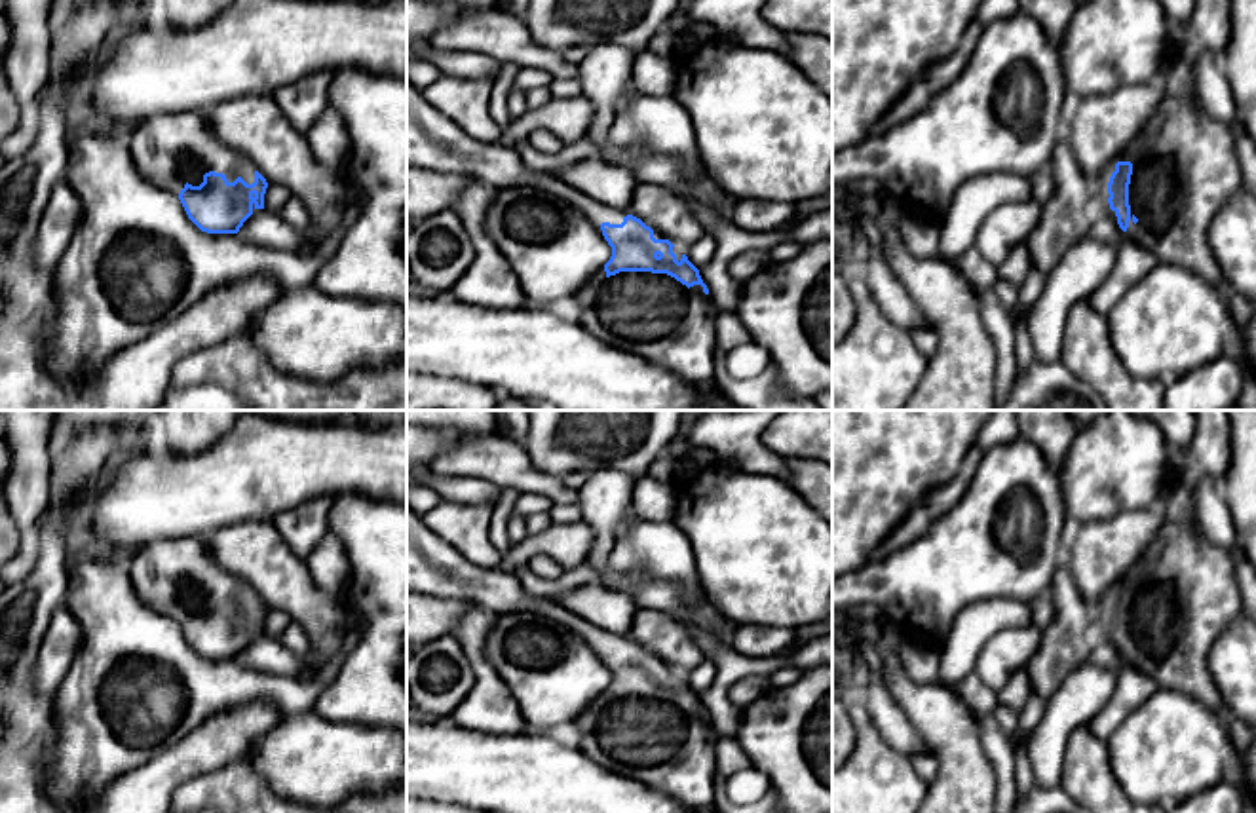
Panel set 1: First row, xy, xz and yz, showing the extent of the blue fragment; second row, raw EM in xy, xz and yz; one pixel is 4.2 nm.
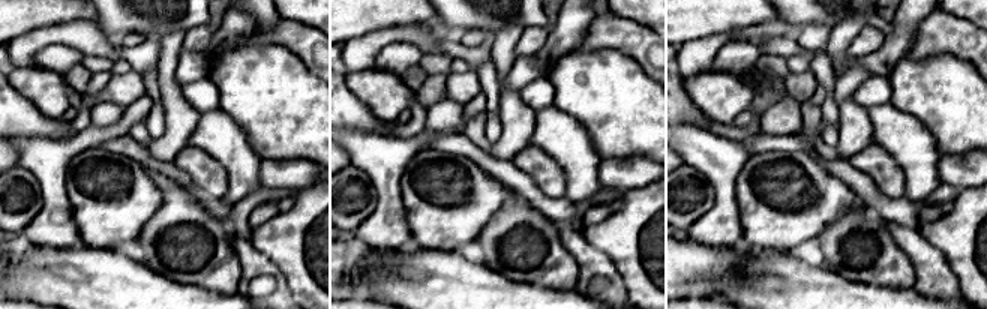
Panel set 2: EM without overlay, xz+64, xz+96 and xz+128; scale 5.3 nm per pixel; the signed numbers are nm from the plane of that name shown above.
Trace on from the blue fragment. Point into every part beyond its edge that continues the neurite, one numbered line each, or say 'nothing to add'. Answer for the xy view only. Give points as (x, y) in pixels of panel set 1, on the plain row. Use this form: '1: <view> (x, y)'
1: xy (170, 576)

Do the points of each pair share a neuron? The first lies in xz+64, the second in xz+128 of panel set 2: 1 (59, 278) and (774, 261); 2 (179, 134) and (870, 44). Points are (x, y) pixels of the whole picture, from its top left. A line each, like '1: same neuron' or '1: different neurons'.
1: same neuron
2: different neurons

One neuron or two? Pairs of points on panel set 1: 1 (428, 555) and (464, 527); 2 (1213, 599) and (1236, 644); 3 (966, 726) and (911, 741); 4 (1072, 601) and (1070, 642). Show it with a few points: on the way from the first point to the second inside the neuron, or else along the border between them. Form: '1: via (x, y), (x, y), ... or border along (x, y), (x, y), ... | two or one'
1: border along (426, 525), (470, 561), (483, 567) | two
2: border along (1236, 616), (1211, 644), (1207, 665) | two
3: border along (895, 701), (932, 755) | two
4: via (1072, 610), (1072, 633) | one

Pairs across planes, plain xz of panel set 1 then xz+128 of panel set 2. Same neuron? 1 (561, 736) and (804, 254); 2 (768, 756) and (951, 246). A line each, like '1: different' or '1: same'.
1: same
2: same

